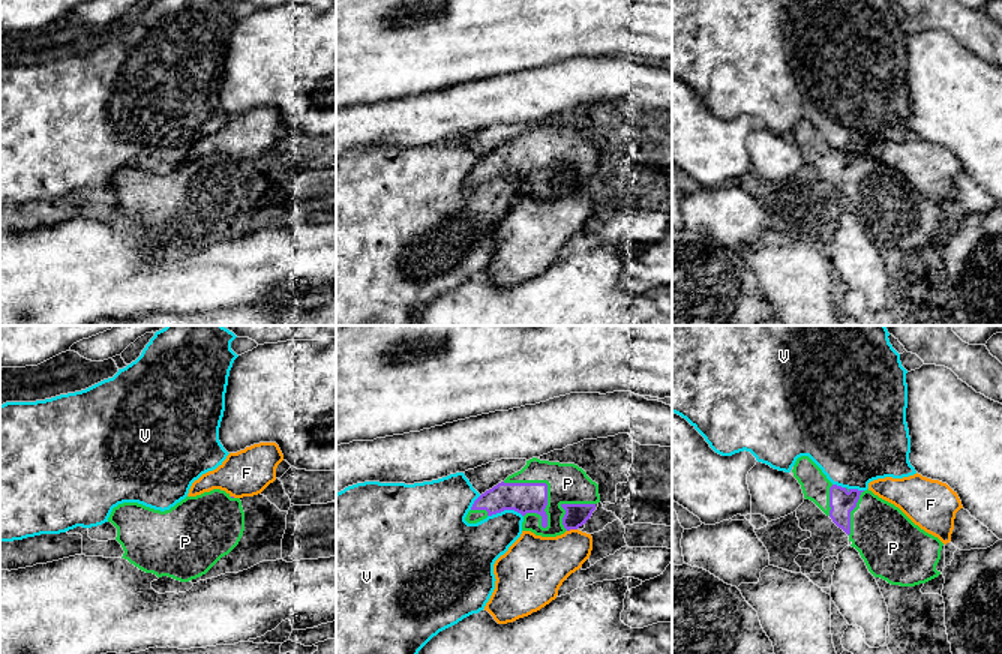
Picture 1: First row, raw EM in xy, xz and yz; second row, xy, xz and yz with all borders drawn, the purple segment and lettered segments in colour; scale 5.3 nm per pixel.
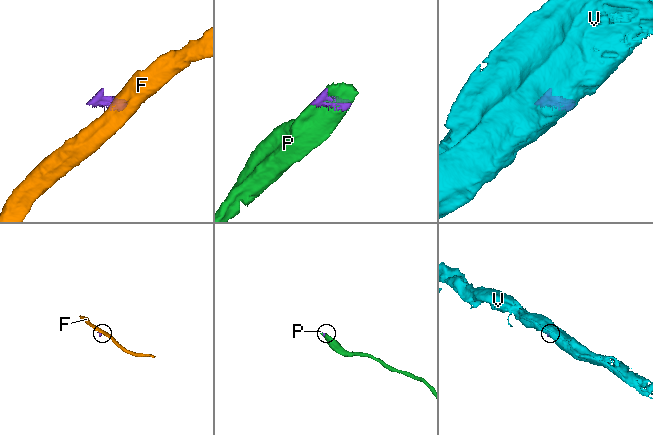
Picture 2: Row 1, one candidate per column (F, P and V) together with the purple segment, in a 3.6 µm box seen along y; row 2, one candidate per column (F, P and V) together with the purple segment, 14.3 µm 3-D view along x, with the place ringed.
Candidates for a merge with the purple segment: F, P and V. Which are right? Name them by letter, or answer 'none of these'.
P

